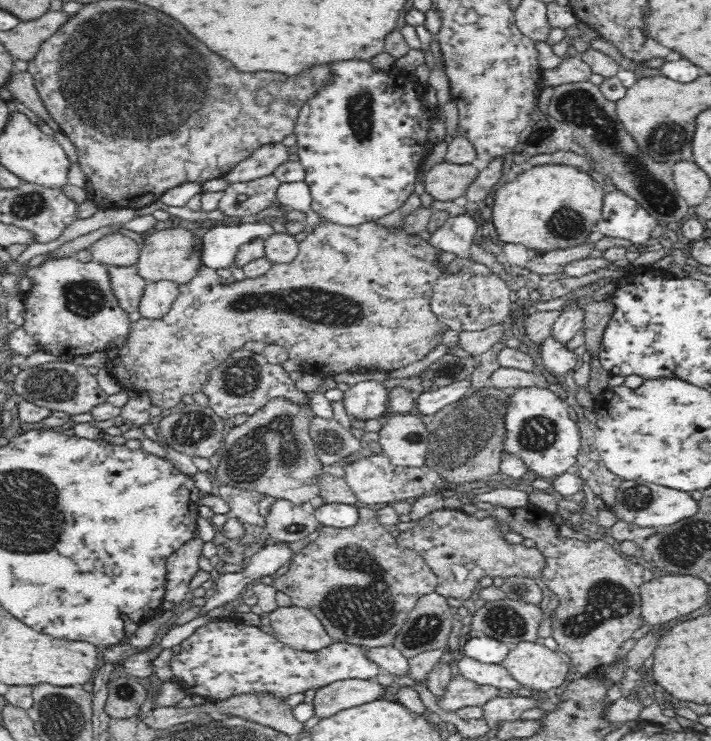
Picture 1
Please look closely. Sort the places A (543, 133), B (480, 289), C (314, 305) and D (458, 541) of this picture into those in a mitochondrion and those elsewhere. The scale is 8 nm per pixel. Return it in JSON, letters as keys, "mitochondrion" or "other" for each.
{"A":"mitochondrion","B":"other","C":"mitochondrion","D":"other"}

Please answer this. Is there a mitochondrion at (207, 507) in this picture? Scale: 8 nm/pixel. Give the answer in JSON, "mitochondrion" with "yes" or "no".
{"mitochondrion":"no"}

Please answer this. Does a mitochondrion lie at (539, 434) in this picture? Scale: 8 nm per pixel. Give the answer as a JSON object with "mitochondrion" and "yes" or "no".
{"mitochondrion":"yes"}

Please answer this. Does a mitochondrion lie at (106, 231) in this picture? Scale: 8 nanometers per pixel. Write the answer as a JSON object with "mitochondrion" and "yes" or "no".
{"mitochondrion":"no"}

